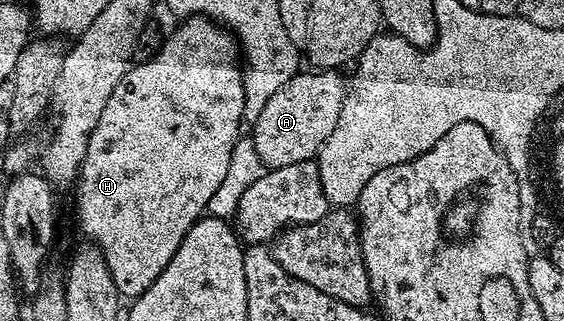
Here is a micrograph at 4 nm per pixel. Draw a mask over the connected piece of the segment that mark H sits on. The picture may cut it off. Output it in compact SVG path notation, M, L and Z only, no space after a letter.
M202 16L189 18L178 23L179 27L170 35L163 39L163 46L155 57L147 62L132 65L130 70L121 76L121 84L113 88L113 96L109 96L109 104L105 104L105 112L101 112L101 120L97 120L97 128L89 135L89 148L85 152L83 166L79 170L79 176L74 183L75 190L75 214L79 217L79 226L88 234L90 241L103 249L105 260L109 264L109 272L117 284L120 295L124 299L133 300L133 292L141 294L141 288L147 290L161 276L161 272L173 260L173 252L185 240L189 228L194 222L204 217L209 200L225 180L229 169L235 142L241 137L239 125L245 122L243 117L243 105L245 104L245 88L243 87L243 71L237 59L240 57L241 50L237 45L237 39L230 30L224 28L220 23Z

